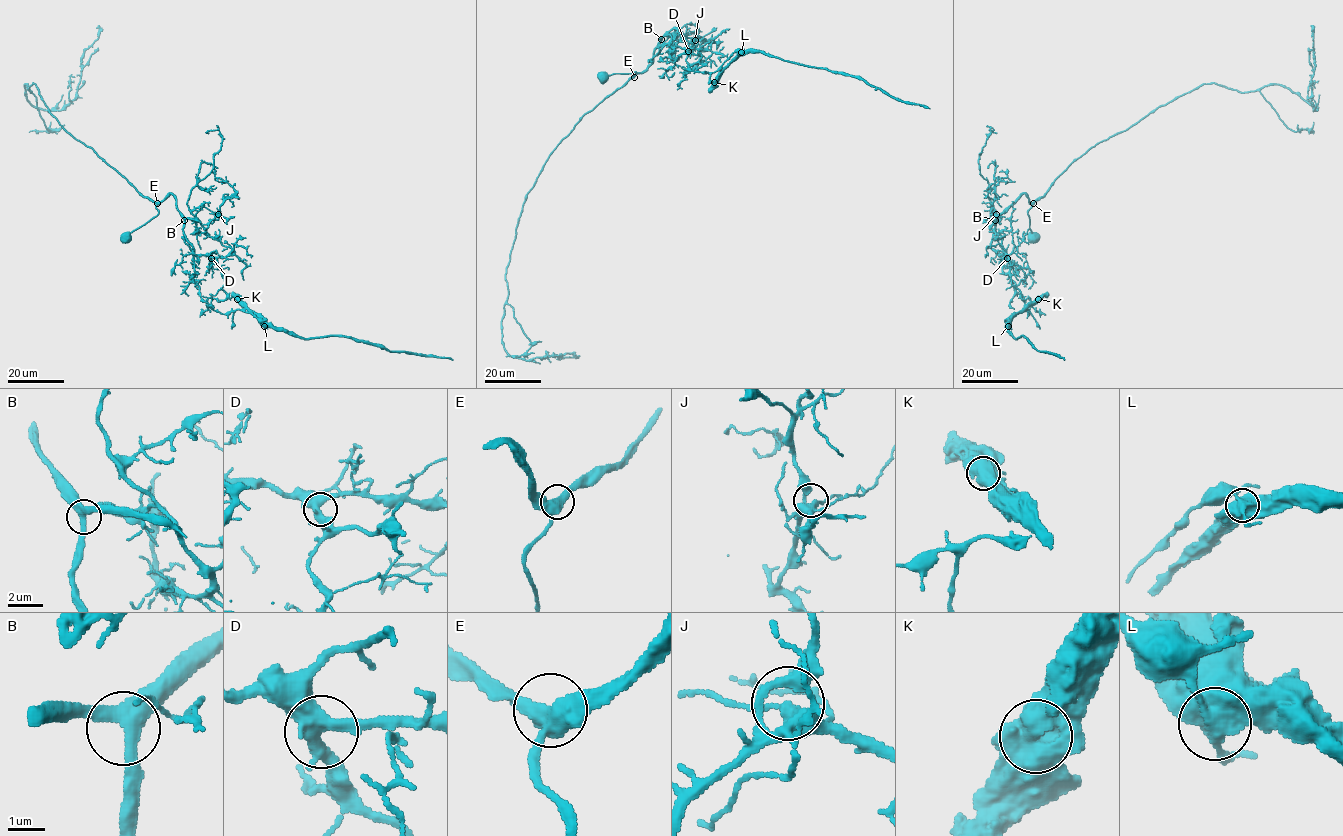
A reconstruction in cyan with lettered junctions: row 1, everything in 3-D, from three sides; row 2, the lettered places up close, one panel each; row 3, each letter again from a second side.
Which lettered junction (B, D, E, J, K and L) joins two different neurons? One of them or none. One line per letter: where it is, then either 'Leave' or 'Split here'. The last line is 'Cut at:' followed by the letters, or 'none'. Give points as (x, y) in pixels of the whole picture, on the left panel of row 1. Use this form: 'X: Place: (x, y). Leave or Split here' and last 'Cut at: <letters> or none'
B: Place: (184, 220). Leave
D: Place: (211, 258). Leave
E: Place: (157, 203). Leave
J: Place: (218, 214). Leave
K: Place: (237, 299). Leave
L: Place: (264, 326). Split here
Cut at: L

